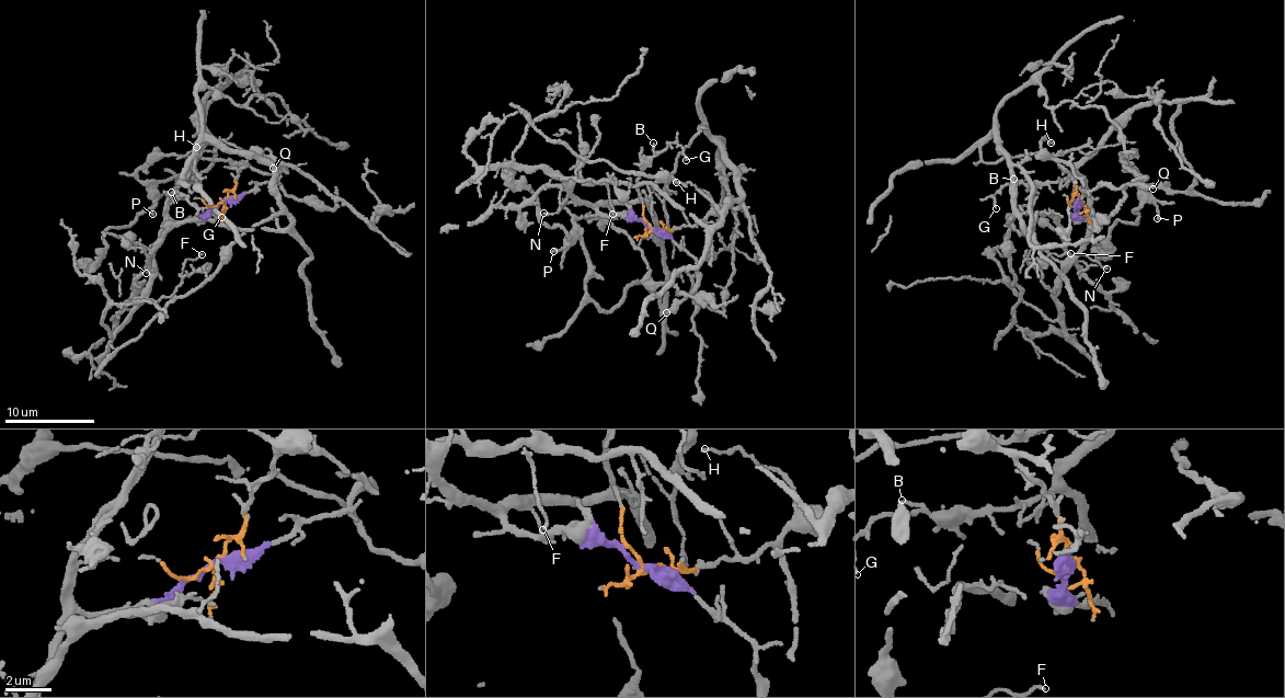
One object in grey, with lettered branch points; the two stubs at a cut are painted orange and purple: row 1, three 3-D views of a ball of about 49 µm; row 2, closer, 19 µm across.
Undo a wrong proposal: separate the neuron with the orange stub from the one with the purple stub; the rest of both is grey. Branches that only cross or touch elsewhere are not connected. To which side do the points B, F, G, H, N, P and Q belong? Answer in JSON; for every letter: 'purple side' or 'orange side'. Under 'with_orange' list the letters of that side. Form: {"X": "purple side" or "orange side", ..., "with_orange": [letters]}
{"B": "purple side", "F": "purple side", "G": "purple side", "H": "orange side", "N": "purple side", "P": "purple side", "Q": "purple side", "with_orange": ["H"]}

